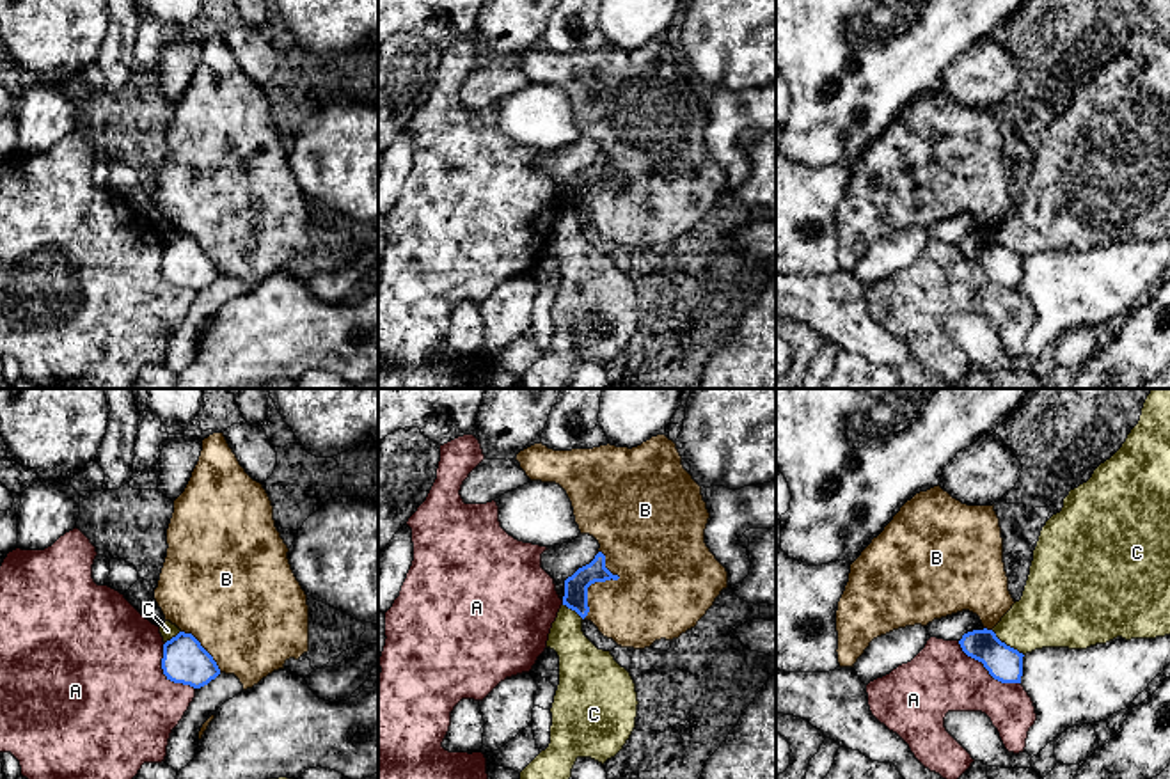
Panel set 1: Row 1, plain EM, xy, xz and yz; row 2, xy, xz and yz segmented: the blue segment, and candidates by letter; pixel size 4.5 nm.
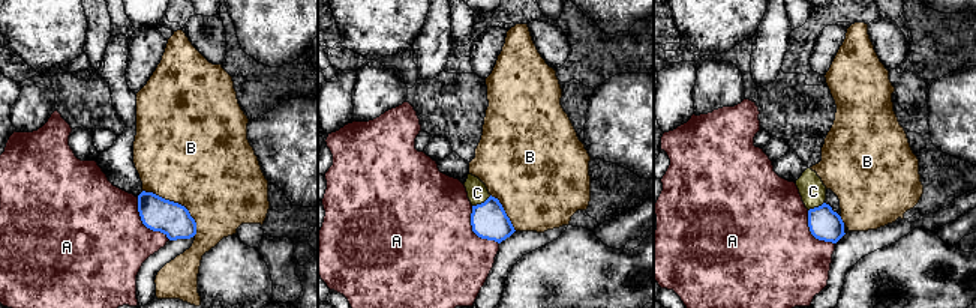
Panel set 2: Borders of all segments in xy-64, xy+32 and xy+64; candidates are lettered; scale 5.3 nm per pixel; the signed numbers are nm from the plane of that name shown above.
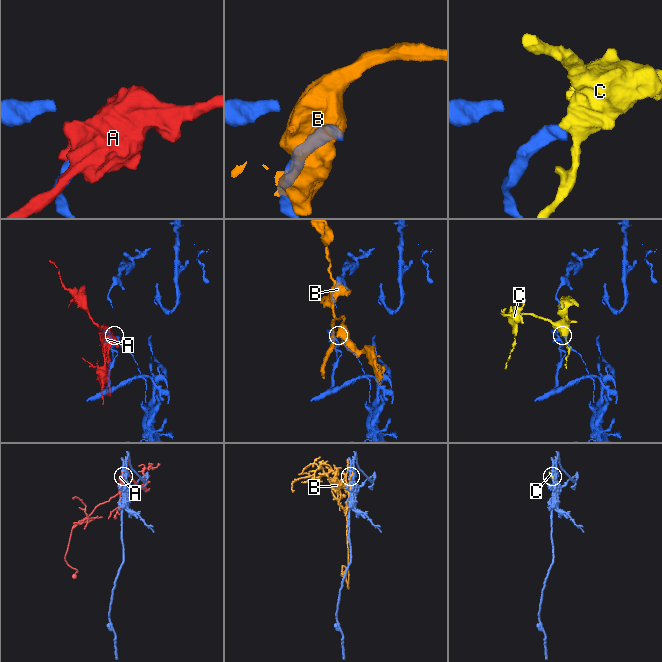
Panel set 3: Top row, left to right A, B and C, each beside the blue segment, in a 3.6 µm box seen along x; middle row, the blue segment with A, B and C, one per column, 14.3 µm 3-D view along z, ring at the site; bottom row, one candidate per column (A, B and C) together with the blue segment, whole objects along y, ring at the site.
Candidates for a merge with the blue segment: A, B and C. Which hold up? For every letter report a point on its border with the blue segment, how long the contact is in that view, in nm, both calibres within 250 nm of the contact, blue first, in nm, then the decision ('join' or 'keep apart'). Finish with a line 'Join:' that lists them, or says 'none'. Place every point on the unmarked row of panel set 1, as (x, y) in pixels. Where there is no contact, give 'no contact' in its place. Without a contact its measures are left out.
A: yz (986, 270) | 340 nm | 160/320 nm | keep apart
B: xz (597, 183) | 320 nm | 110/340 nm | keep apart
C: yz (1005, 247) | 190 nm | 160/300 nm | keep apart
Join: none

